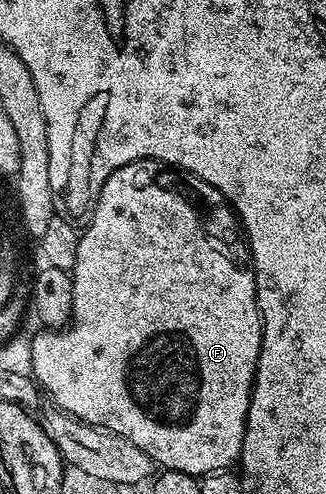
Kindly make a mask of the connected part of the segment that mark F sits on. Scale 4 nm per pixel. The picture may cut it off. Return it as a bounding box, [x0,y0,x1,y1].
[31,158,264,476]

